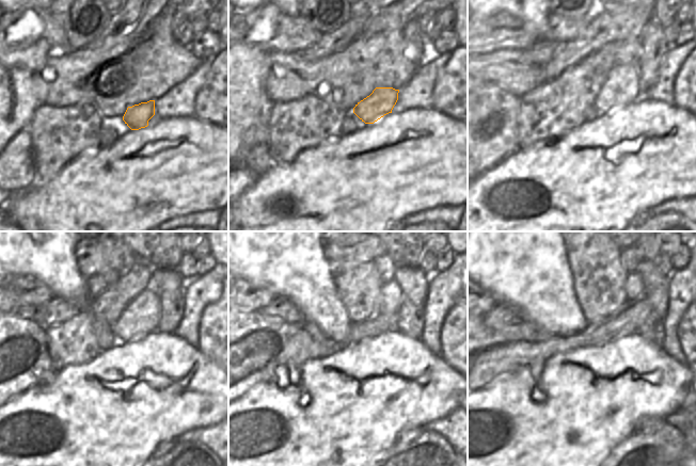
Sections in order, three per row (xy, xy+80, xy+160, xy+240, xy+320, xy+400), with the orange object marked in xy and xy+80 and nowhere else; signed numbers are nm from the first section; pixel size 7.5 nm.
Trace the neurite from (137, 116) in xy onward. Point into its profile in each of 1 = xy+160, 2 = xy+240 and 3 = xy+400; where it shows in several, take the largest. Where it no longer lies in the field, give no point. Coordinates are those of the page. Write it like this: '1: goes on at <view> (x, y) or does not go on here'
1: goes on at xy+160 (621, 86)
2: goes on at xy+240 (141, 317)
3: goes on at xy+400 (634, 287)

